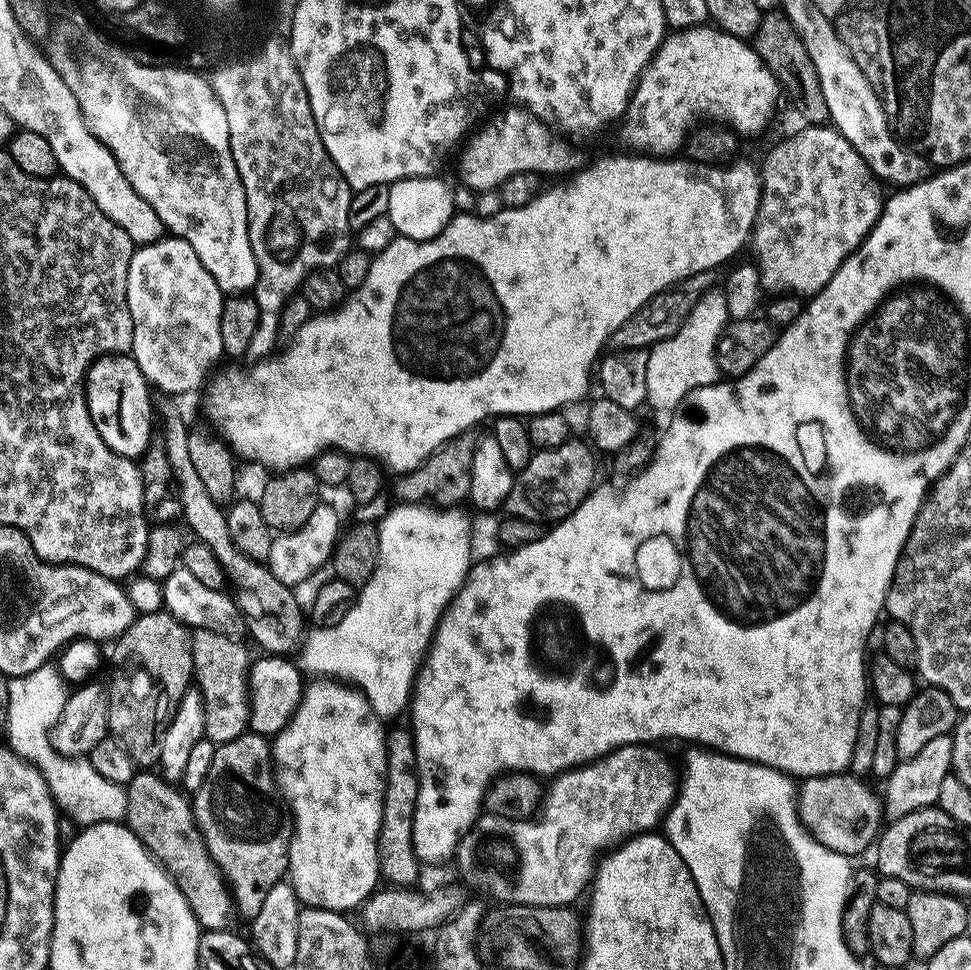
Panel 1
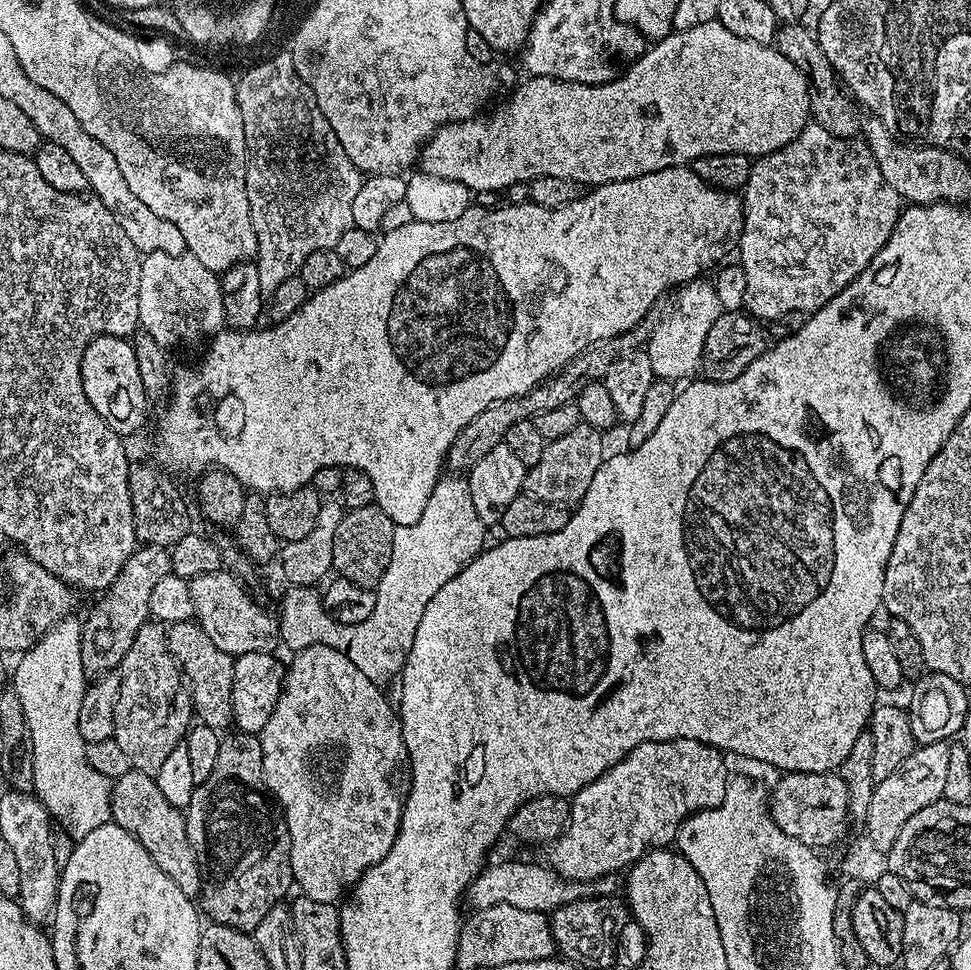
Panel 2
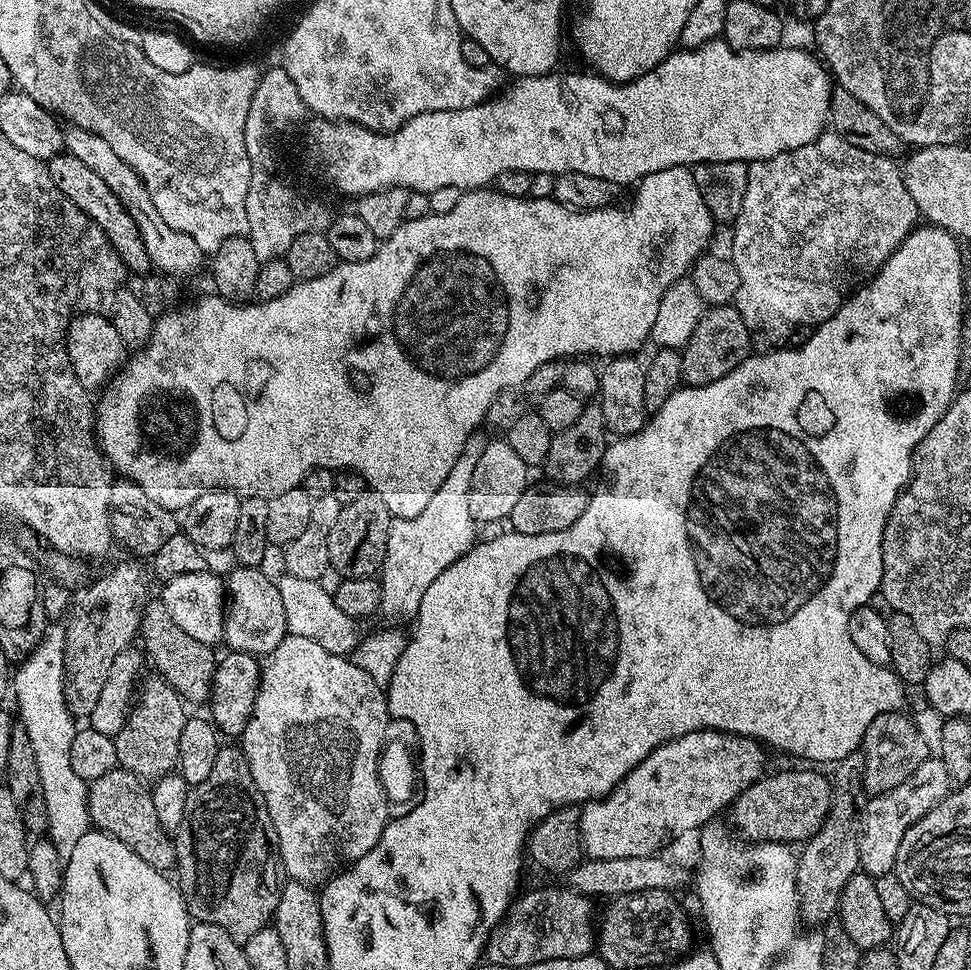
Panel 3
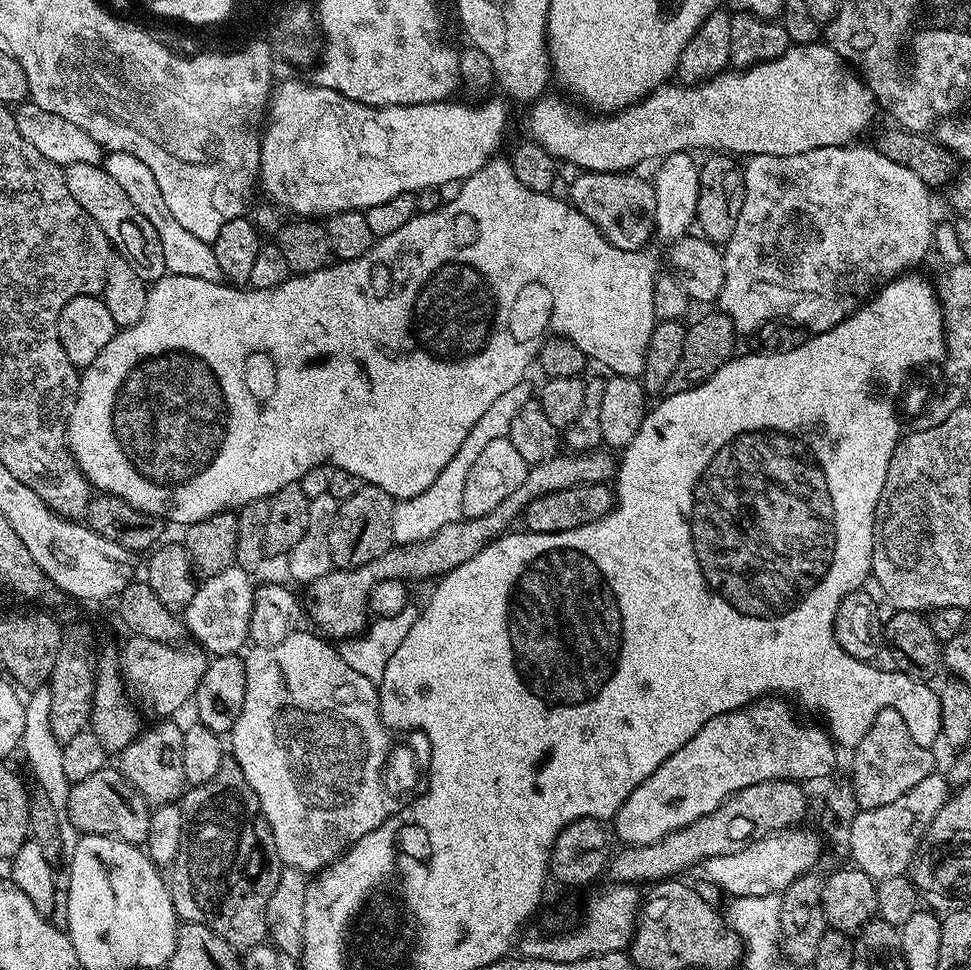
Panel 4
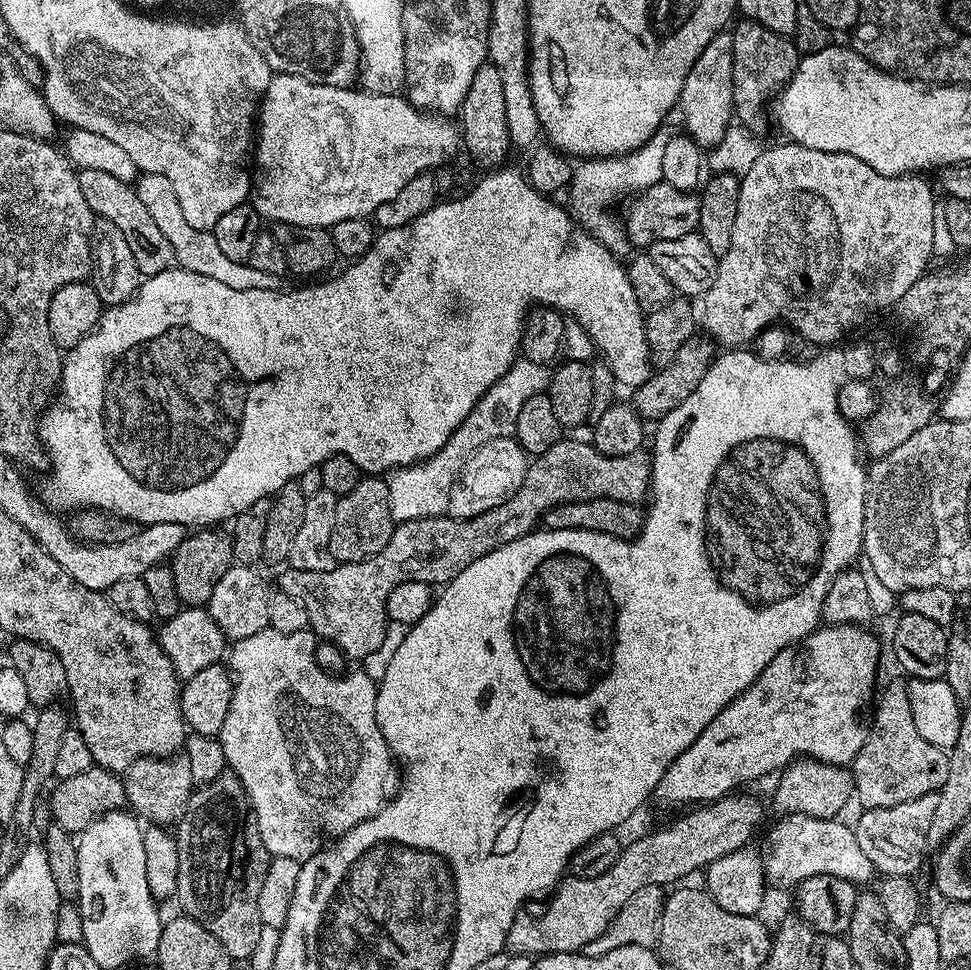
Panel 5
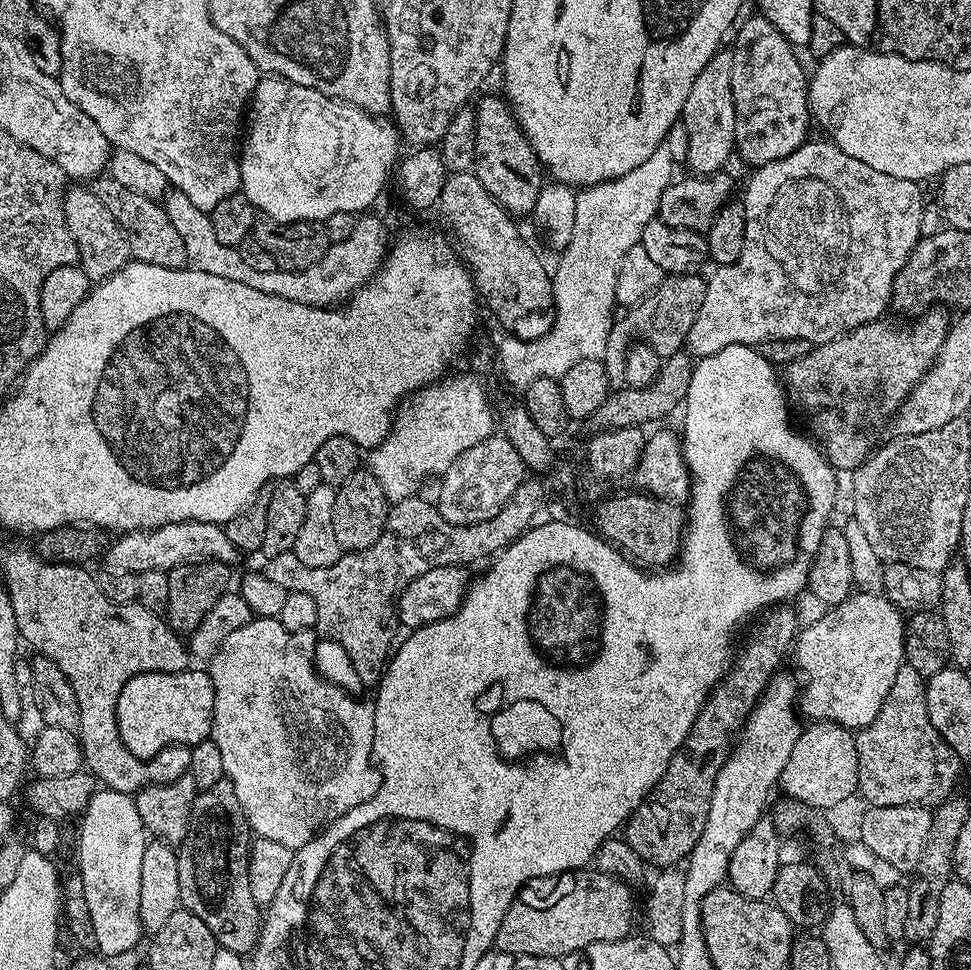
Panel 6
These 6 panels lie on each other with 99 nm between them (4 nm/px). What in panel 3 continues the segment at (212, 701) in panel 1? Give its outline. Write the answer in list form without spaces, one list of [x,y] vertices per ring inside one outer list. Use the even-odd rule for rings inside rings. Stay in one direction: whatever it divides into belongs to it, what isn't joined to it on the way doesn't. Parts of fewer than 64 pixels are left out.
[[[158,598],[149,599],[140,619],[138,636],[141,641],[144,639],[142,648],[150,664],[160,671],[157,673],[168,681],[168,685],[179,694],[181,700],[189,705],[209,703],[218,663],[217,653],[212,653],[215,651],[209,645],[198,642],[198,638],[190,638],[186,630],[179,628],[174,618],[170,618],[170,610],[166,610]]]

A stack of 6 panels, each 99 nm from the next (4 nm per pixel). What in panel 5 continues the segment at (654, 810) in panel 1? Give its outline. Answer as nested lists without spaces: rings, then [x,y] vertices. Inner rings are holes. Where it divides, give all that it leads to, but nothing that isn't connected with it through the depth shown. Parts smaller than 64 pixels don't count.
[[[828,624],[827,626],[817,627],[815,632],[812,632],[804,640],[799,641],[795,651],[792,648],[783,648],[772,659],[770,666],[766,666],[766,670],[762,670],[762,674],[758,674],[755,682],[742,694],[738,694],[738,698],[734,698],[729,702],[716,715],[714,722],[710,722],[710,726],[706,726],[706,730],[702,730],[702,734],[698,734],[698,738],[693,744],[682,754],[678,754],[678,758],[668,767],[666,774],[662,774],[662,778],[658,782],[654,793],[654,800],[657,800],[660,804],[688,804],[684,806],[699,806],[714,800],[720,800],[724,796],[735,793],[739,789],[736,788],[739,784],[748,784],[751,780],[760,780],[763,776],[770,775],[771,772],[774,772],[773,774],[779,773],[793,761],[801,758],[815,760],[822,764],[851,765],[858,754],[858,750],[862,750],[862,746],[864,745],[866,724],[865,721],[864,724],[860,721],[860,711],[867,706],[868,699],[870,699],[869,704],[873,699],[872,687],[876,684],[876,663],[880,660],[880,644],[867,632],[868,630],[867,627],[858,624]]]

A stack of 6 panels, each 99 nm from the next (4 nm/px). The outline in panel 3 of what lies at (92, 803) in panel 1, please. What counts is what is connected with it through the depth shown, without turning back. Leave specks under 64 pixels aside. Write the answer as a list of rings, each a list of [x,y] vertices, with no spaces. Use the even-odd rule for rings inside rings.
[[[51,625],[38,646],[25,657],[22,666],[15,669],[12,678],[12,692],[16,694],[16,702],[20,710],[18,716],[20,723],[30,735],[31,745],[37,755],[38,774],[41,775],[42,792],[46,799],[48,830],[46,833],[48,841],[54,846],[58,858],[63,865],[70,862],[74,849],[82,838],[91,829],[88,808],[87,781],[78,777],[71,768],[70,749],[74,734],[78,731],[75,717],[69,714],[65,704],[65,632],[61,625]]]

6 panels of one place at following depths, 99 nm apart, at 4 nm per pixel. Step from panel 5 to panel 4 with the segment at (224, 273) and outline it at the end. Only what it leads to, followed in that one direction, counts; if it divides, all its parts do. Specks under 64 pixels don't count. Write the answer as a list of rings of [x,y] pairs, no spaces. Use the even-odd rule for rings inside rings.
[[[108,152],[102,161],[102,167],[122,186],[126,198],[134,202],[134,206],[158,230],[158,238],[162,238],[162,254],[166,254],[166,266],[168,272],[174,276],[185,276],[186,278],[202,278],[206,282],[220,282],[224,280],[222,266],[218,266],[218,258],[214,258],[212,245],[202,242],[202,238],[194,238],[190,230],[178,226],[166,208],[166,201],[162,199],[162,190],[158,190],[158,181],[154,179],[154,170],[146,166],[146,162],[138,162],[134,154],[125,152]]]

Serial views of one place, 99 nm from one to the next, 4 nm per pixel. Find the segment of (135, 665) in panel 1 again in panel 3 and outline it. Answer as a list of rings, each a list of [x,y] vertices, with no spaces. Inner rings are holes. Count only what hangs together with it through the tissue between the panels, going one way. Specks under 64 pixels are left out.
[[[155,678],[139,687],[134,707],[129,711],[122,730],[114,738],[118,750],[118,765],[133,772],[145,782],[155,782],[169,775],[178,765],[178,738],[186,719],[185,701],[163,678]]]

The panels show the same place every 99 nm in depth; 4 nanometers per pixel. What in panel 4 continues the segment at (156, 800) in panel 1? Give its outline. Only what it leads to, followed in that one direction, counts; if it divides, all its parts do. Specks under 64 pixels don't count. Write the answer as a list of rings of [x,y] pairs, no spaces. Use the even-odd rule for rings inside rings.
[[[106,766],[90,778],[71,785],[66,807],[66,820],[72,823],[80,834],[89,836],[114,836],[128,844],[147,845],[150,834],[150,805],[138,794],[136,787],[115,767]]]

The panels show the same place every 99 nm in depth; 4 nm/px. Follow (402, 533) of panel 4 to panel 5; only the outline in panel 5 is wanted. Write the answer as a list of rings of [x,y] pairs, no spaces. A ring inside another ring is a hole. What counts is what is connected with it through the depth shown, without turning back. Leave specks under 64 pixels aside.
[[[527,358],[517,359],[515,364],[494,382],[482,394],[470,414],[450,434],[450,438],[442,450],[438,450],[431,458],[418,464],[410,464],[406,468],[393,468],[387,473],[388,501],[393,521],[421,520],[431,516],[443,516],[450,506],[450,490],[454,490],[454,482],[464,469],[466,461],[486,442],[494,442],[498,438],[515,437],[518,426],[518,410],[522,410],[522,402],[526,398],[534,398],[539,392],[547,393],[548,384],[552,381],[552,372],[543,364]]]

